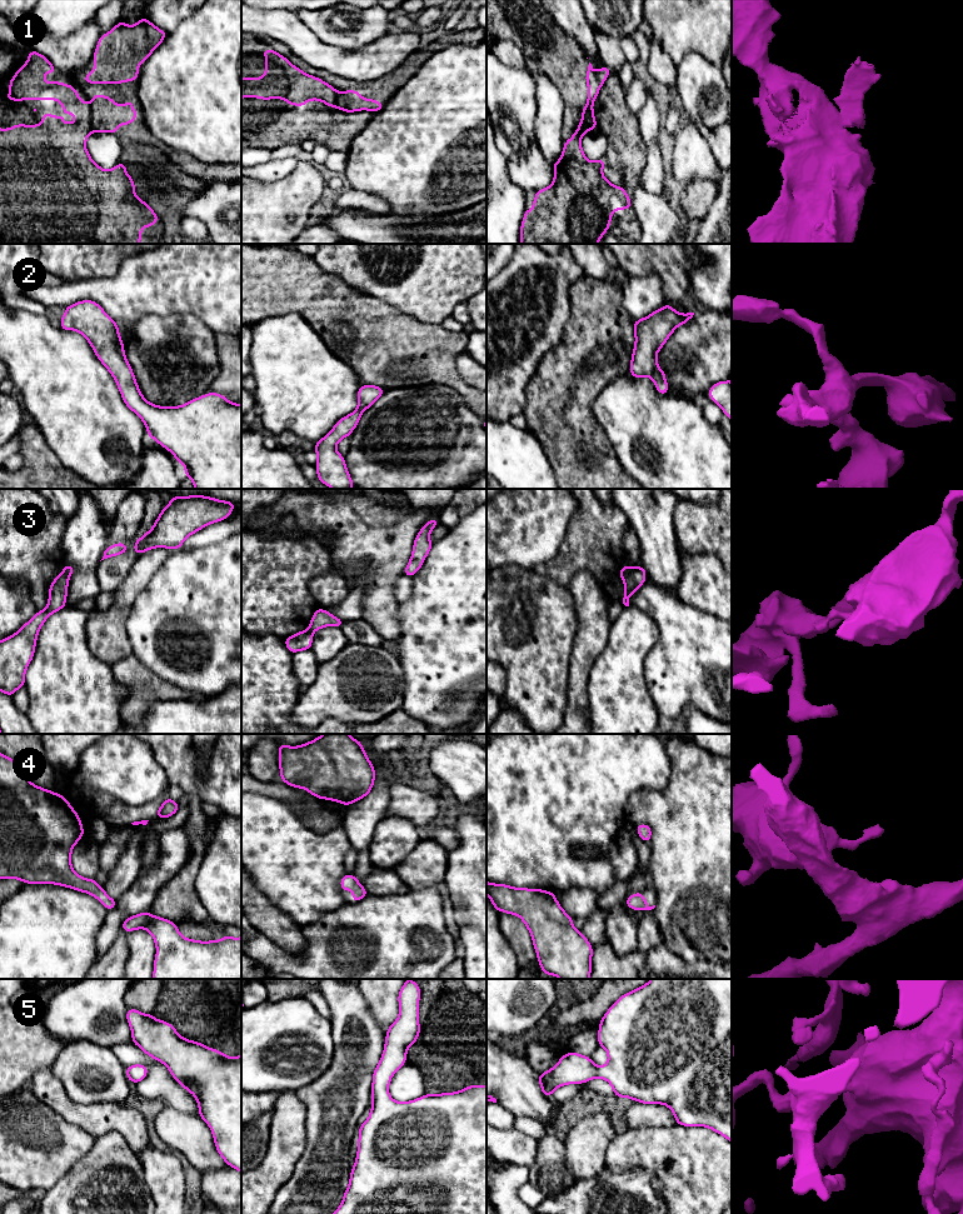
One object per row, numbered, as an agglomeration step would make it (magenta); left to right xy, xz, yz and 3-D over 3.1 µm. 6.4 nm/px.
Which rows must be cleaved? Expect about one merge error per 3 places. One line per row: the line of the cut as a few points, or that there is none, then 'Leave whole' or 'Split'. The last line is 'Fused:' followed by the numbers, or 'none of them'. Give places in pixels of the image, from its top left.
1: Split along xy (89, 105), (89, 120), (93, 130). Split
2: No split. Leave whole
3: Split along yz (629, 568), (623, 579). Split
4: No split. Leave whole
5: No split. Leave whole
Fused: 1, 3

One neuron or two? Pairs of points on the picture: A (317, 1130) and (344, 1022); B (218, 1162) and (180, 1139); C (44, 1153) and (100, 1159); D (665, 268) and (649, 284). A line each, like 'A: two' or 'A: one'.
A: one
B: one
C: two
D: two

